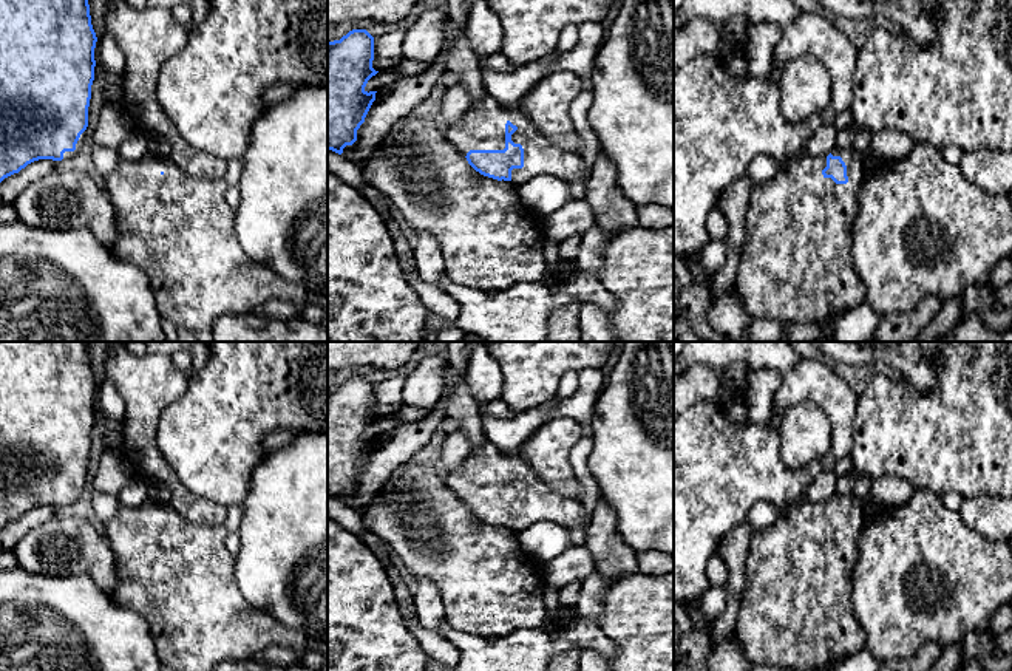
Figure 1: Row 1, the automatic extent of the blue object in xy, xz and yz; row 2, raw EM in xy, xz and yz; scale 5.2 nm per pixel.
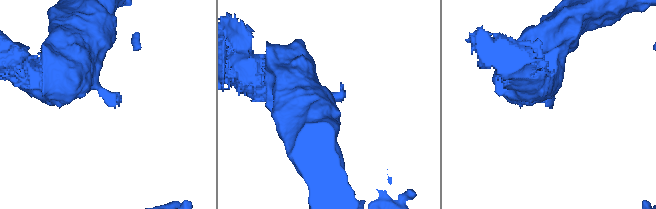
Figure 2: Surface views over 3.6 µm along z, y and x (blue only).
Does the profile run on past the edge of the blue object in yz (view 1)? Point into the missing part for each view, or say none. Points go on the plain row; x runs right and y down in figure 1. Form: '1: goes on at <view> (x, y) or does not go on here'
1: goes on at yz (796, 613)

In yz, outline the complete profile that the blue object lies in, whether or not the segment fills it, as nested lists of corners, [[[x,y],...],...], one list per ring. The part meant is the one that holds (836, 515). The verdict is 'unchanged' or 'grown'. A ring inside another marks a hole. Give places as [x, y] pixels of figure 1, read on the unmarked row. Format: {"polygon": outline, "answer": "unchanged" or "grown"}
{"polygon": [[[847,490],[825,502],[803,502],[768,529],[754,532],[734,629],[752,665],[825,671],[865,648],[865,632],[851,603],[862,526],[862,509]]], "answer": "grown"}

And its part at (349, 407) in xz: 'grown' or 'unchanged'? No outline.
unchanged

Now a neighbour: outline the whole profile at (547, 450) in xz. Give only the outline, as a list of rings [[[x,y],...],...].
[[[555,417],[545,422],[522,445],[525,461],[552,490],[576,499],[581,489],[569,462],[569,453],[582,438],[582,425],[570,417]]]

